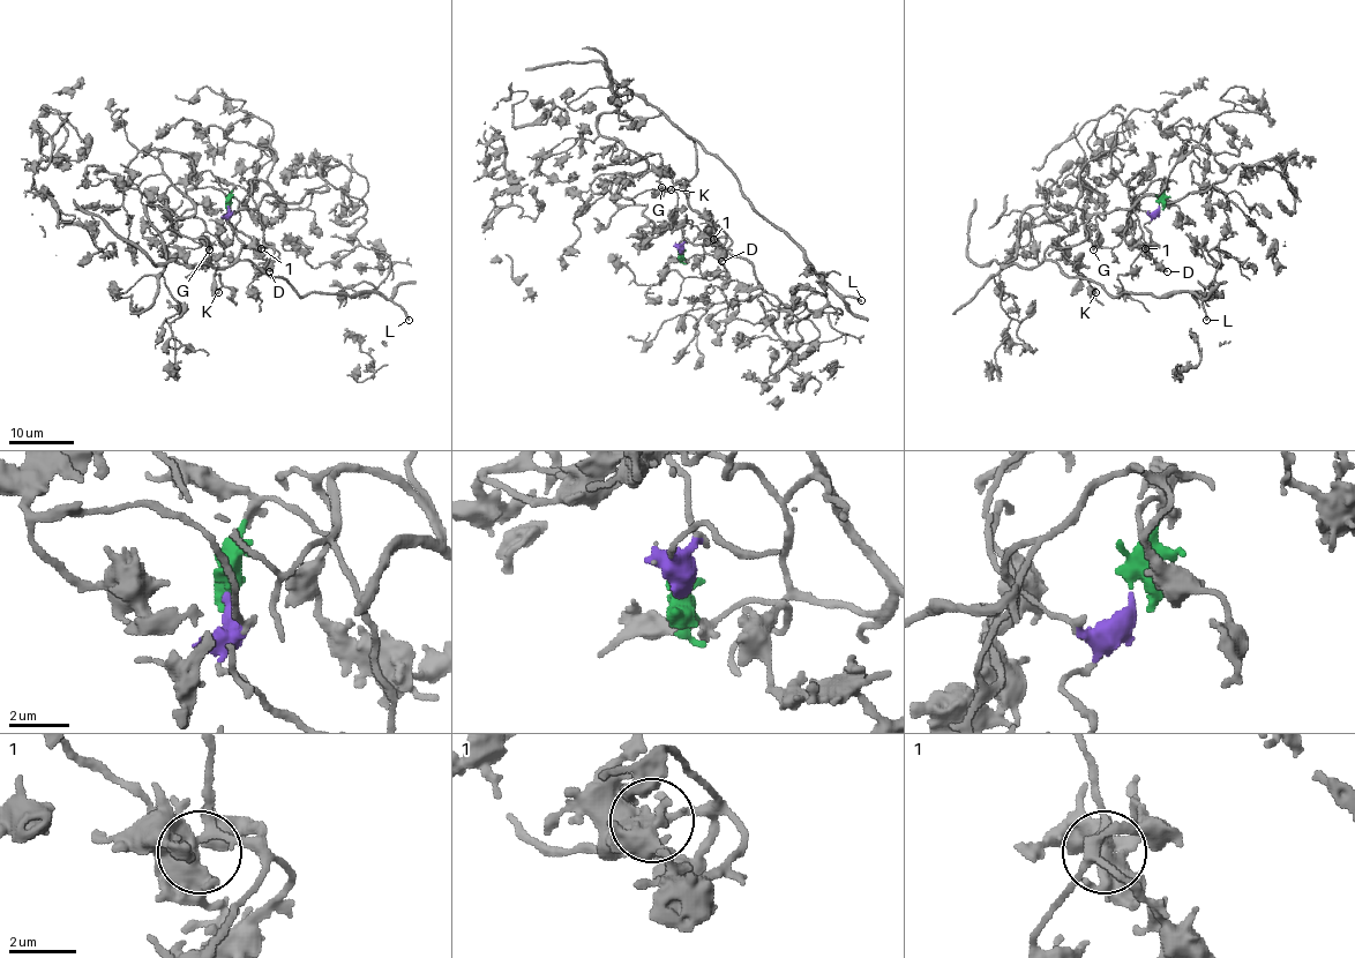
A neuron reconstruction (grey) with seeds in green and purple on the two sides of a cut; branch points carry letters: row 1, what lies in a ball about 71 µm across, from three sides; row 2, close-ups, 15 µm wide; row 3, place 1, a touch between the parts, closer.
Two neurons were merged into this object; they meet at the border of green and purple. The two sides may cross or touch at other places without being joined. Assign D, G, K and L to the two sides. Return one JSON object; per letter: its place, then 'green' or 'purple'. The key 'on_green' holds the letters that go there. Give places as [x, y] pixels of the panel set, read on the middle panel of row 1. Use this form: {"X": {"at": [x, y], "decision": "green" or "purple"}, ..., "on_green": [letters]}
{"D": {"at": [721, 261], "decision": "green"}, "G": {"at": [661, 187], "decision": "purple"}, "K": {"at": [671, 189], "decision": "purple"}, "L": {"at": [861, 300], "decision": "green"}, "on_green": ["D", "L"]}

